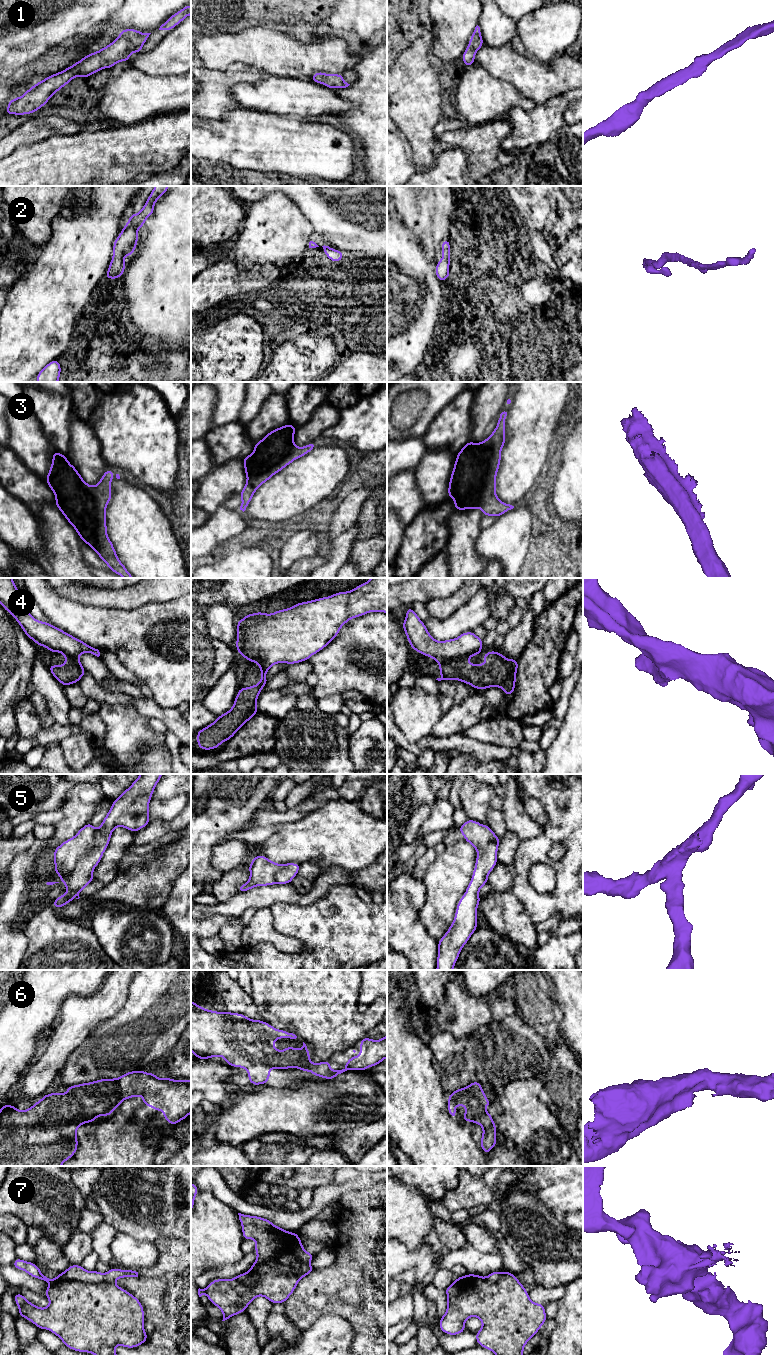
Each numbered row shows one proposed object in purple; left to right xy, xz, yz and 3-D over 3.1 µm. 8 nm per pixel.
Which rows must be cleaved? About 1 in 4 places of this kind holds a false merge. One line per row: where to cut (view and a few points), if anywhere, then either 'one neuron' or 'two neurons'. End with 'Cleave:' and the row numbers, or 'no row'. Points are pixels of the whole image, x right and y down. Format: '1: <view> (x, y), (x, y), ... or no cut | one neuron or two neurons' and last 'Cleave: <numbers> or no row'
1: no cut | one neuron
2: no cut | one neuron
3: no cut | one neuron
4: yz (480, 648), (455, 659), (425, 655) | two neurons
5: xy (97, 829), (94, 841), (78, 858), (75, 867), (62, 881) | two neurons
6: no cut | one neuron
7: xy (113, 1281), (82, 1282), (60, 1279), (50, 1284) | two neurons
Cleave: 4, 5, 7

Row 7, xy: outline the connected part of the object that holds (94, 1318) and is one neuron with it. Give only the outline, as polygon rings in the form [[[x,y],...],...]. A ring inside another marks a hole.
[[[69,1279],[60,1280],[50,1284],[44,1296],[49,1299],[50,1303],[46,1308],[40,1308],[29,1302],[22,1294],[15,1293],[14,1300],[19,1308],[19,1317],[26,1318],[38,1329],[51,1331],[69,1349],[94,1355],[116,1355],[115,1347],[117,1345],[135,1348],[148,1339],[144,1329],[144,1309],[141,1302],[114,1282],[89,1283]]]

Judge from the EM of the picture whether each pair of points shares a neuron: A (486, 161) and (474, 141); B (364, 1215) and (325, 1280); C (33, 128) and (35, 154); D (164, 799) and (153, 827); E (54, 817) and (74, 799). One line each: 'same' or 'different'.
A: same
B: same
C: different
D: different
E: different

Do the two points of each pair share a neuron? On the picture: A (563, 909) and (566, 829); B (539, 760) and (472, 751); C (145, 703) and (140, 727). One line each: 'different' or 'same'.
A: same
B: same
C: different

